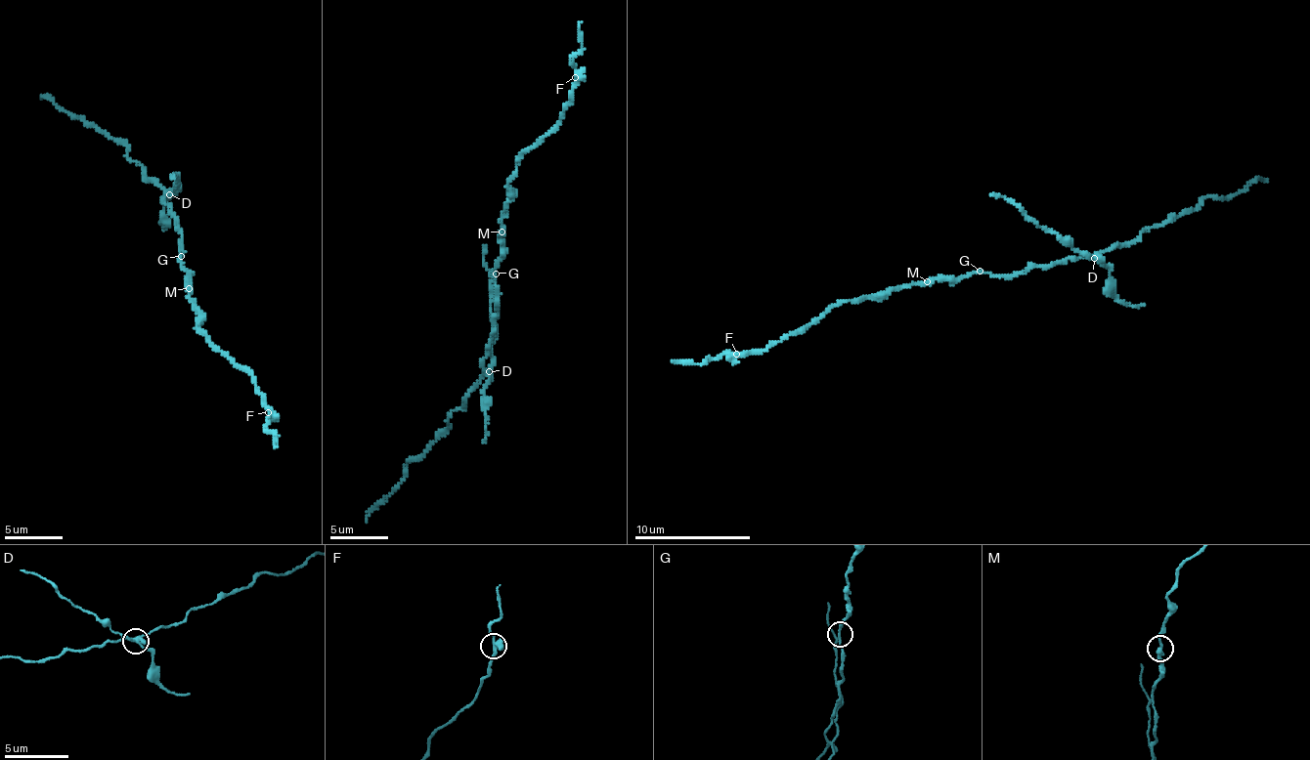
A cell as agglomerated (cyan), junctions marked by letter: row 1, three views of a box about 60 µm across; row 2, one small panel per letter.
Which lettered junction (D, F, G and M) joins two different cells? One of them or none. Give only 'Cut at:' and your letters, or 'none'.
Cut at: D

